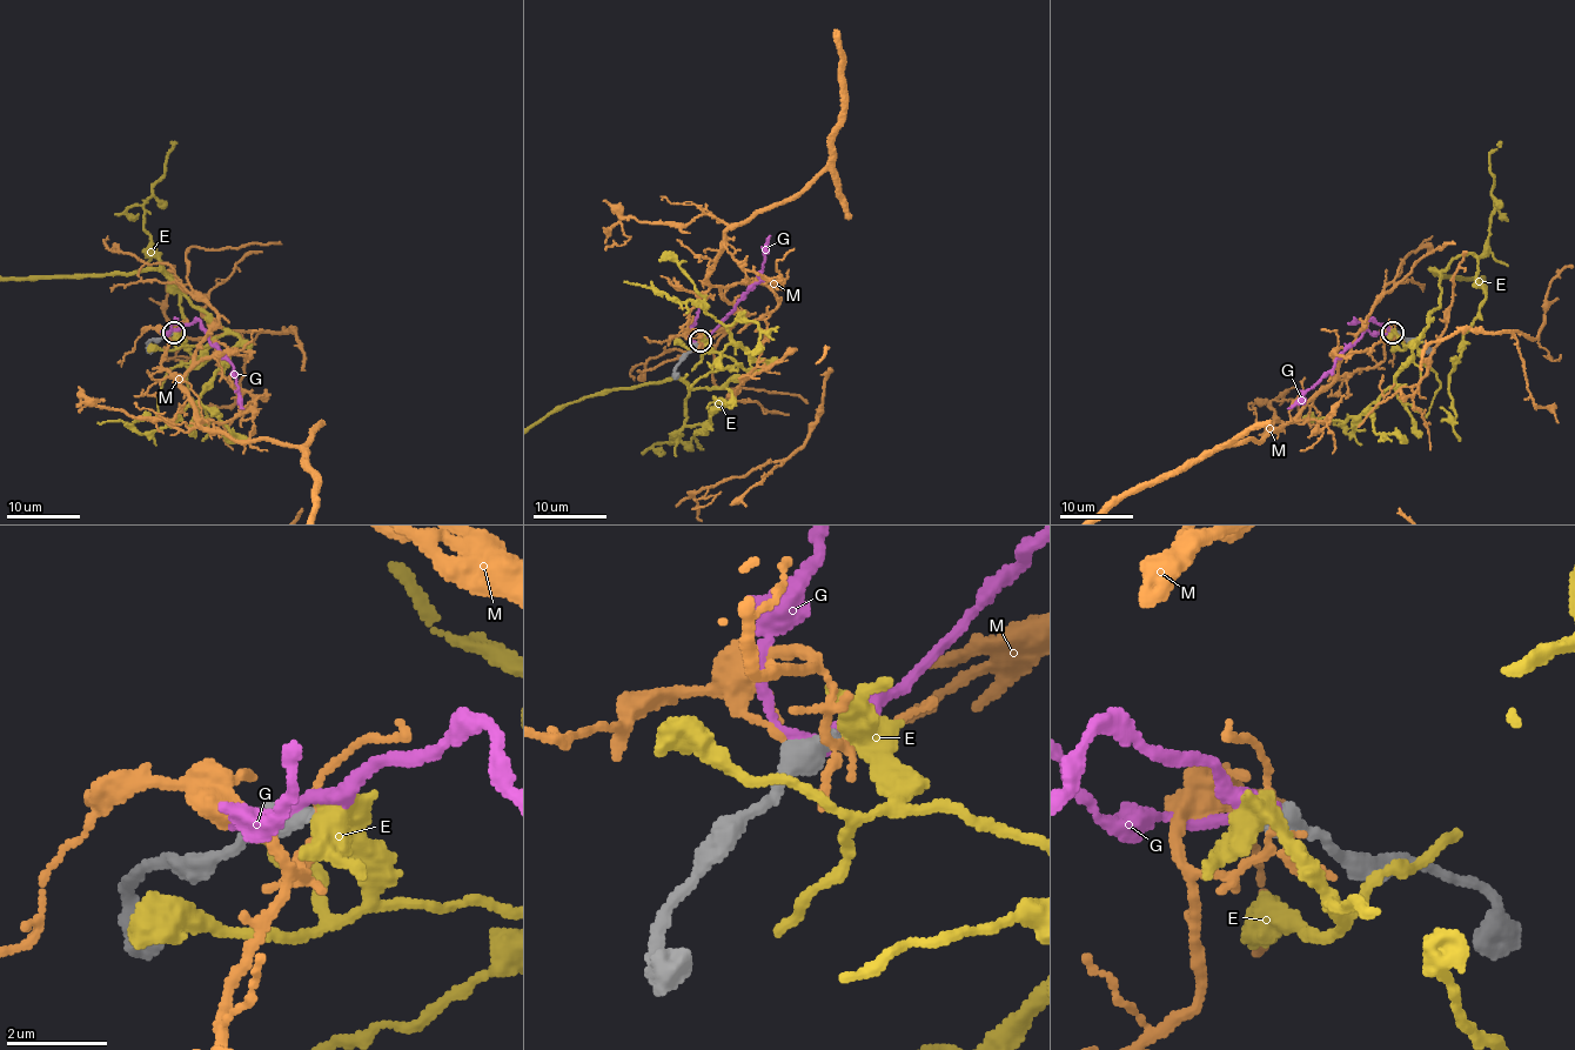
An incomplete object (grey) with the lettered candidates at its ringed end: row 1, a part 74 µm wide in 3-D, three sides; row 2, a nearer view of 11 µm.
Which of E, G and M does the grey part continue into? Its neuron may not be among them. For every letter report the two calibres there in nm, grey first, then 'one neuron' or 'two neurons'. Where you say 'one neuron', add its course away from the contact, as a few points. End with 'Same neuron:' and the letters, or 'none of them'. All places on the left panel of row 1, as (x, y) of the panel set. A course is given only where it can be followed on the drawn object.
E: calibres 460 and 400 nm; two neurons
G: calibres 550 and 200 nm; two neurons
M: calibres 480 and 120 nm; two neurons
Same neuron: none of them

